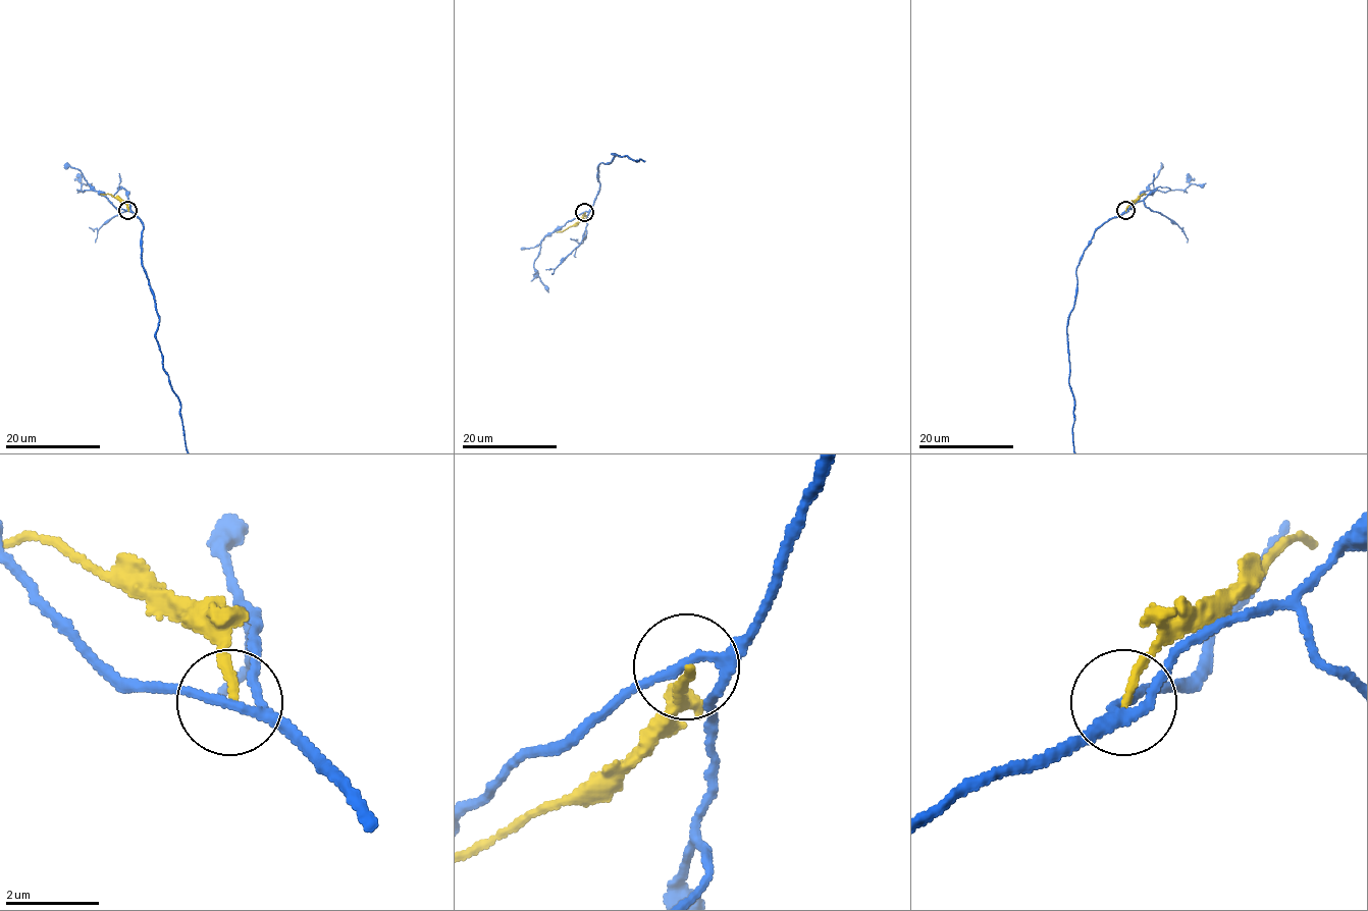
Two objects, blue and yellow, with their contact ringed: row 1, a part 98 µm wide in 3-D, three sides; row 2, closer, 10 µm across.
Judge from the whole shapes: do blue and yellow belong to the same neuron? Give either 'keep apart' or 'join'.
keep apart

